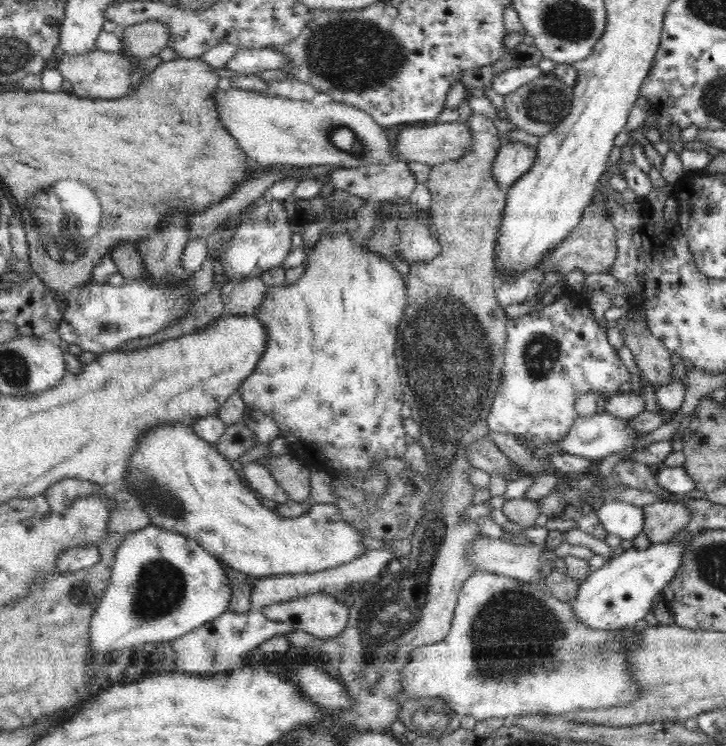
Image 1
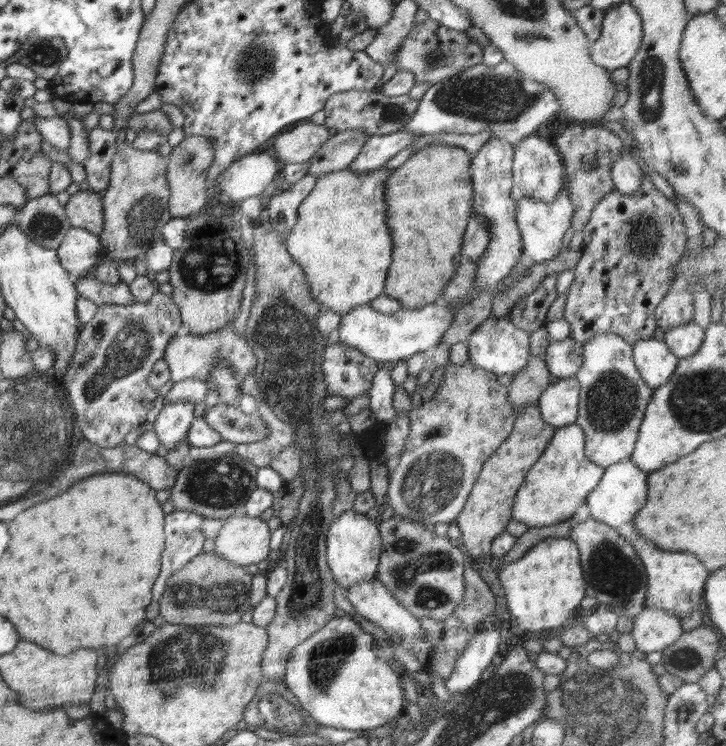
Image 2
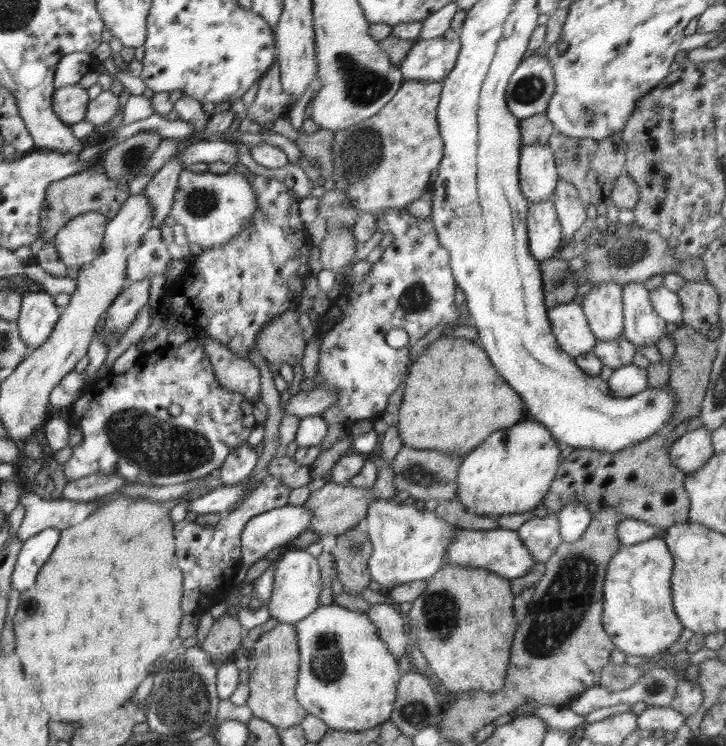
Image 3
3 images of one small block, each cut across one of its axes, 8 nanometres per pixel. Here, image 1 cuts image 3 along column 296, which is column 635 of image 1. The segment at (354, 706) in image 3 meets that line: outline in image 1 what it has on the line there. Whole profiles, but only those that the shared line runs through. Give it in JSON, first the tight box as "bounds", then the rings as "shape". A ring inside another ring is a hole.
{"bounds":[395,571,648,722],"shape":[[[476,571],[472,576],[469,576],[459,590],[458,600],[454,609],[453,619],[451,622],[450,630],[440,642],[429,644],[426,646],[419,646],[412,651],[410,660],[404,665],[404,668],[399,674],[401,676],[402,690],[397,694],[395,700],[400,705],[412,698],[441,698],[443,700],[443,707],[449,712],[456,713],[460,718],[463,716],[473,716],[477,722],[480,720],[488,720],[488,718],[504,718],[513,719],[518,714],[538,713],[550,715],[563,715],[569,714],[579,710],[598,710],[598,708],[608,708],[608,706],[626,706],[632,704],[634,700],[638,700],[640,696],[640,689],[634,683],[634,677],[630,675],[628,669],[628,641],[624,639],[626,630],[629,634],[638,632],[648,628],[648,623],[645,619],[635,622],[633,625],[620,627],[619,629],[600,630],[594,629],[586,623],[580,621],[569,602],[564,602],[552,595],[548,595],[544,591],[544,587],[540,587],[535,583],[526,582],[517,578],[502,576],[488,571]]]}

